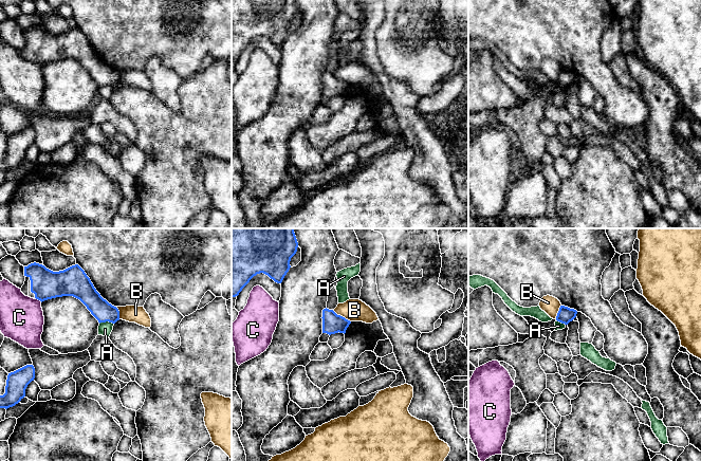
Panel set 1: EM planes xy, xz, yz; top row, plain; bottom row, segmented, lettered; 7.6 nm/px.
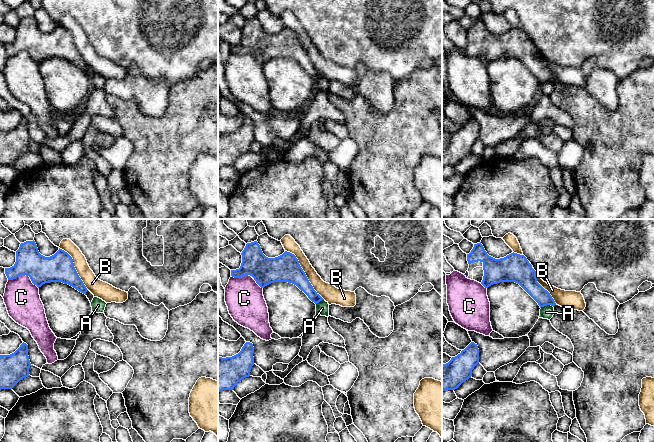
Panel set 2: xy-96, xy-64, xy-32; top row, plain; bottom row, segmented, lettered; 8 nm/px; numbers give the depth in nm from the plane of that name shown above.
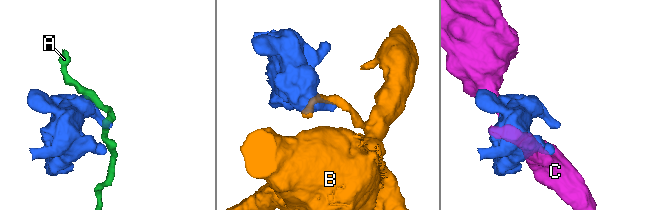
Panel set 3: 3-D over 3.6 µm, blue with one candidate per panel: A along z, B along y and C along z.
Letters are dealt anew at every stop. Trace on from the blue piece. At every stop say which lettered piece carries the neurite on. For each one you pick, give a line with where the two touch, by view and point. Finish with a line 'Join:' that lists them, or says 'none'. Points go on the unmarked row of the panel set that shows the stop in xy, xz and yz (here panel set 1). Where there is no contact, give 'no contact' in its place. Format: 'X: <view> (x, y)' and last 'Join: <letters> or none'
Join: none

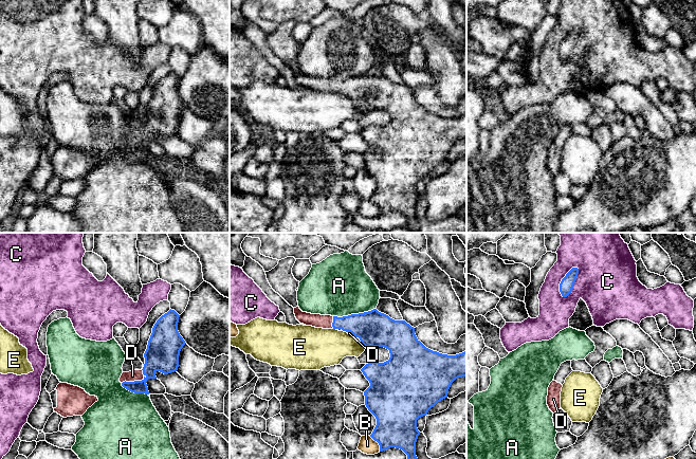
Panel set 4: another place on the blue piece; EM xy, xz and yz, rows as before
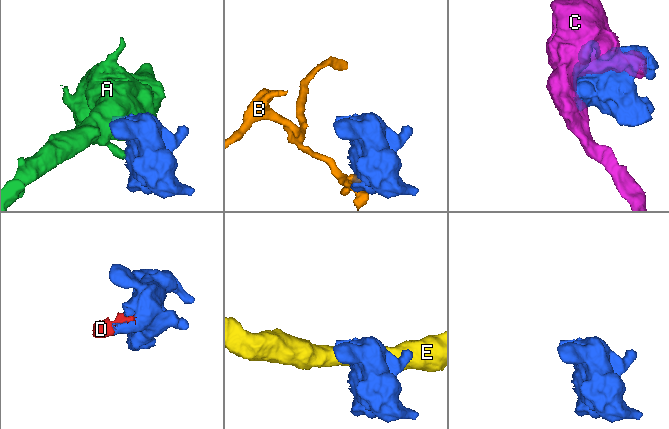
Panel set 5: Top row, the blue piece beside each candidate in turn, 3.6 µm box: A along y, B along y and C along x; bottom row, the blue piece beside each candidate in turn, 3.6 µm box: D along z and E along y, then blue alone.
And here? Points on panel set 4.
D: xy (132, 145)
Join: D

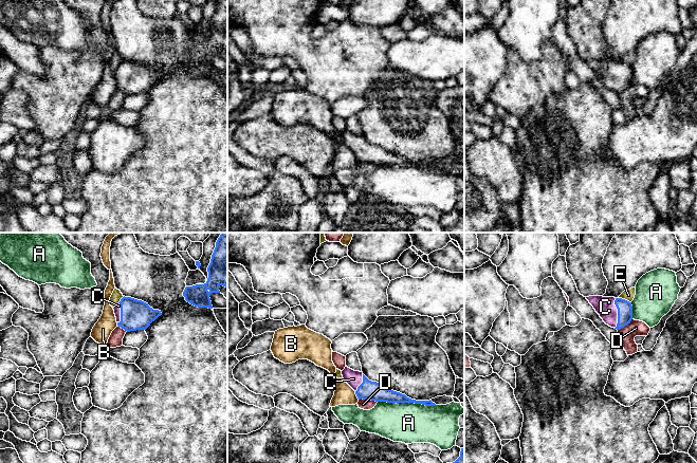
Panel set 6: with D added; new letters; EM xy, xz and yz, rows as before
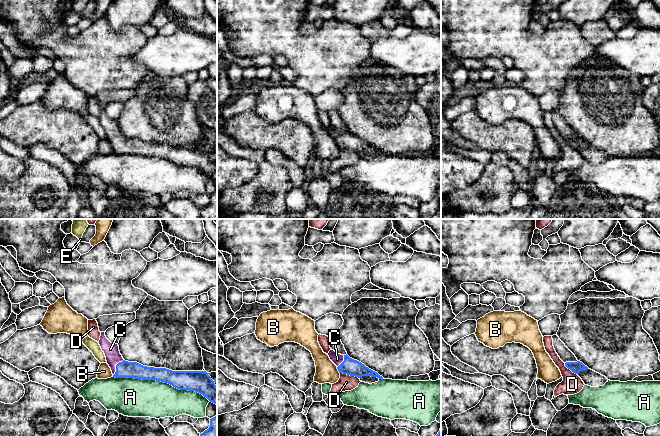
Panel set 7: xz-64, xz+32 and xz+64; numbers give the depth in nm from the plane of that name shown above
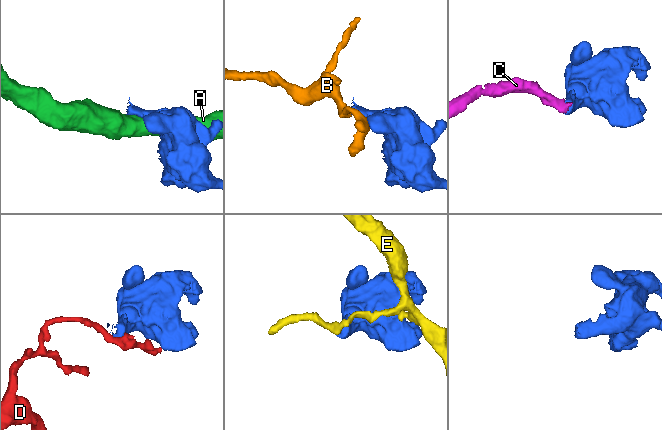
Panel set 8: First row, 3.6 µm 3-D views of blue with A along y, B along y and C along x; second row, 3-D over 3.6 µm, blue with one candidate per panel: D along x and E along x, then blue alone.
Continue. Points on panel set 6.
C: yz (618, 76)
Join: C

